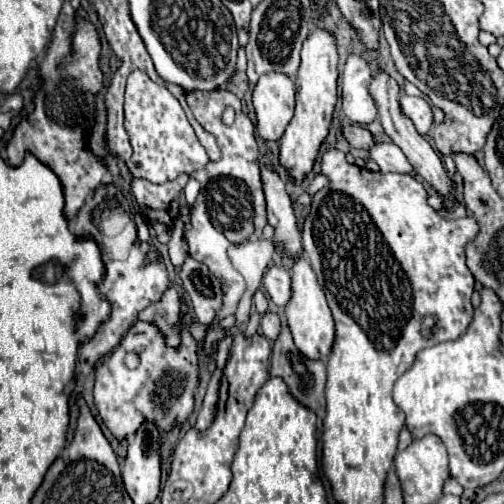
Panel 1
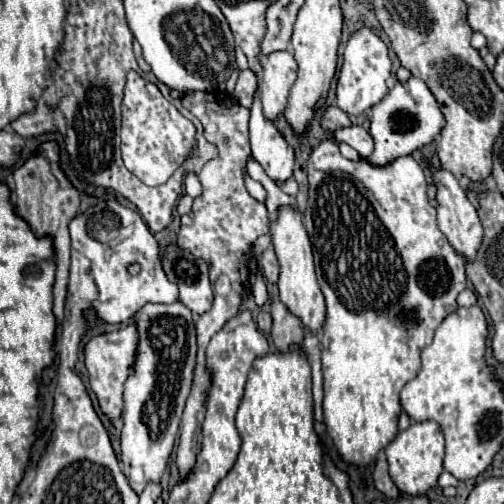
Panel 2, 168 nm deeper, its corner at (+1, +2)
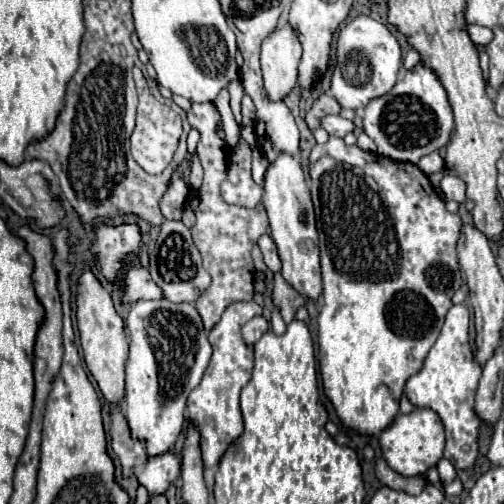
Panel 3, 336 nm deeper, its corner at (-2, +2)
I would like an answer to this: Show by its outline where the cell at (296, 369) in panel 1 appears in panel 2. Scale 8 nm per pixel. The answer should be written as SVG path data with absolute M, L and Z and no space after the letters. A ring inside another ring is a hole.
M279 297L271 301L271 317L273 317L273 341L279 351L285 351L291 343L303 343L303 327L301 321L281 303Z

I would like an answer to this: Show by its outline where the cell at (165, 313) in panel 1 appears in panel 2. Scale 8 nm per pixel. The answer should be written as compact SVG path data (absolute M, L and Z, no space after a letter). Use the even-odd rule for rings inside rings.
M175 301L171 305L147 303L135 315L139 349L135 353L133 371L125 381L125 413L121 431L123 473L135 493L141 493L147 481L159 481L181 423L181 413L193 385L197 341L191 311Z

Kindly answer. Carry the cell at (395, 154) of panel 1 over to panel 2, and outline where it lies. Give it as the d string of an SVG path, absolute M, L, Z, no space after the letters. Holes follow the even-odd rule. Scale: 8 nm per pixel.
M351 125L351 127L345 127L345 129L337 129L335 137L339 141L351 145L353 149L357 149L363 159L367 159L373 153L373 139L369 137L369 133L361 125Z

